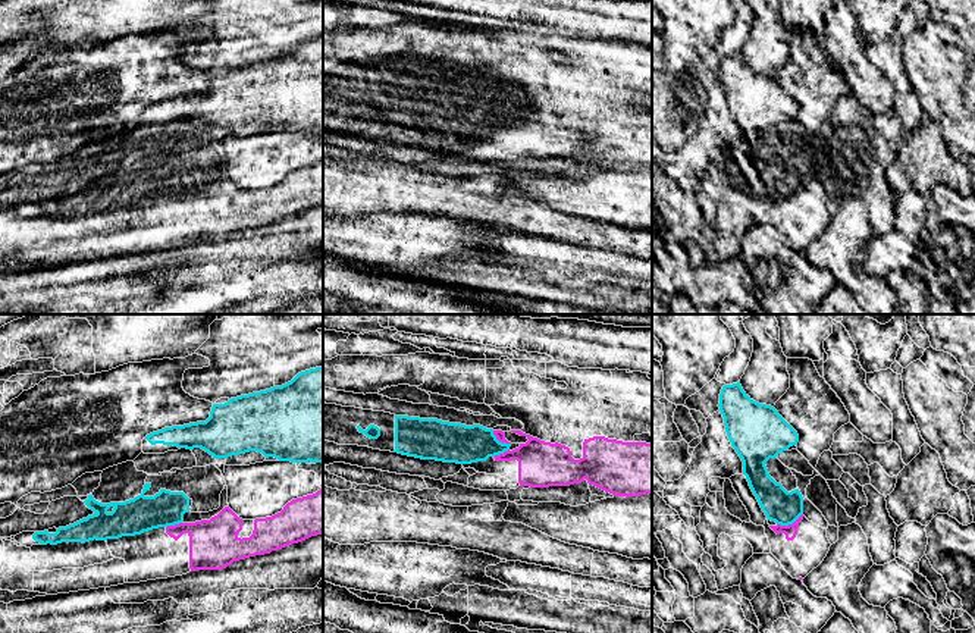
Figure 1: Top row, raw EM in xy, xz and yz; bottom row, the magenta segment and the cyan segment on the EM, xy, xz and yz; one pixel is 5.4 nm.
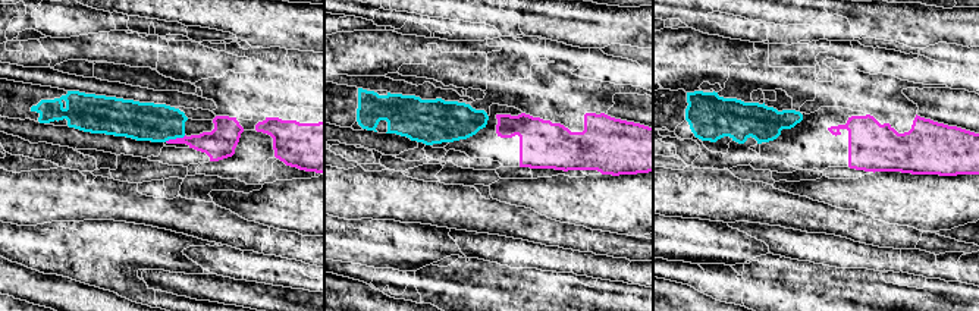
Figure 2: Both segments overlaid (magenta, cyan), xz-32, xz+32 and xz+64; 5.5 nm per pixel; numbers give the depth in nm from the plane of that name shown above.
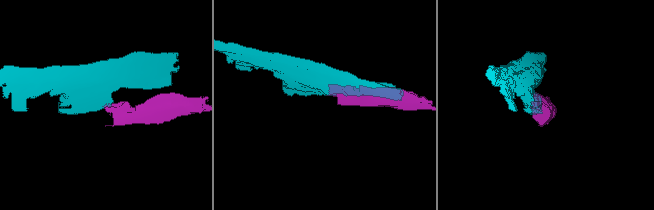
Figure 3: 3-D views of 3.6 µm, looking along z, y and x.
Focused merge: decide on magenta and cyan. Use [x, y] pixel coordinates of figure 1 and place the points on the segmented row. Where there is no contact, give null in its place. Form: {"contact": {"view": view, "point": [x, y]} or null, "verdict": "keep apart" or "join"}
{"contact": {"view": "yz", "point": [789, 525]}, "verdict": "keep apart"}

